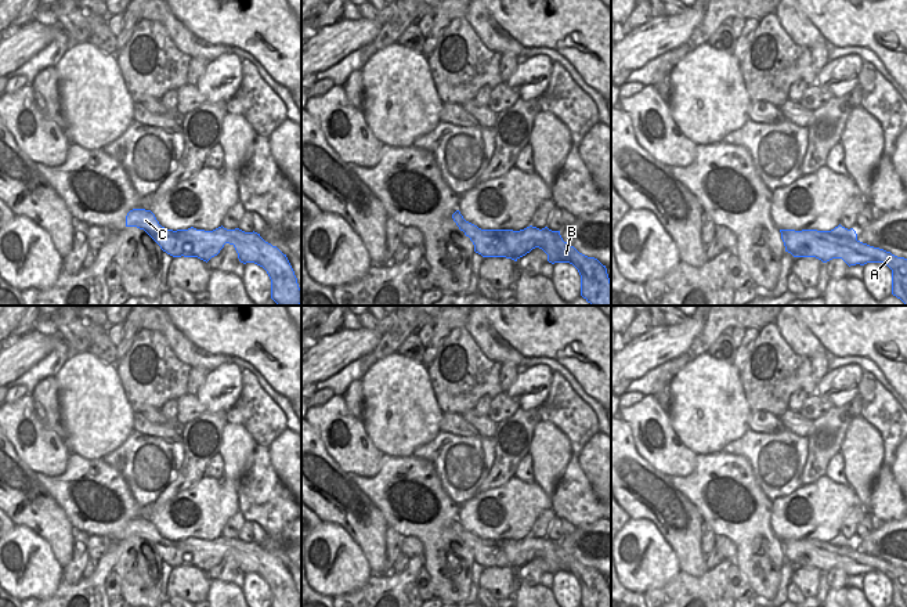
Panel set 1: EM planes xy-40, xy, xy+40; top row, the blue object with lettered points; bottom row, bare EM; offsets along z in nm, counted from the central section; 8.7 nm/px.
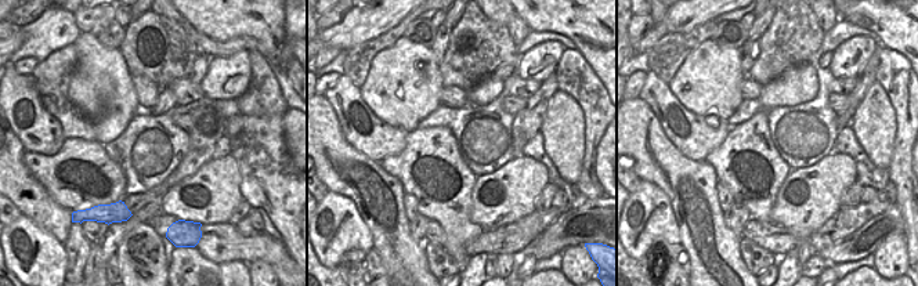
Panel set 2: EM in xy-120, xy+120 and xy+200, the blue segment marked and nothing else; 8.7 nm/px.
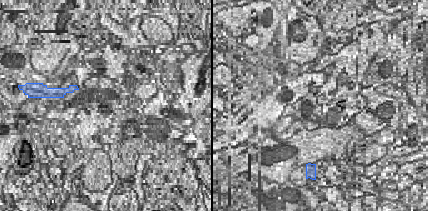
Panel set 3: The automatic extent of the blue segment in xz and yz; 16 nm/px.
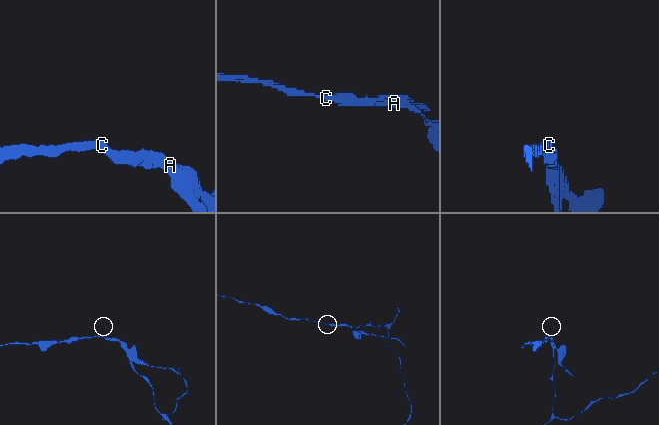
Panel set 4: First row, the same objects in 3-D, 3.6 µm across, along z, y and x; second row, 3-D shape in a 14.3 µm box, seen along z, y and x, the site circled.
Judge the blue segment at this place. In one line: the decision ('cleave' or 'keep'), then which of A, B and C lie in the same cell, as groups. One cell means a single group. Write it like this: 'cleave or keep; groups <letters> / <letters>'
cleave; groups A C / B

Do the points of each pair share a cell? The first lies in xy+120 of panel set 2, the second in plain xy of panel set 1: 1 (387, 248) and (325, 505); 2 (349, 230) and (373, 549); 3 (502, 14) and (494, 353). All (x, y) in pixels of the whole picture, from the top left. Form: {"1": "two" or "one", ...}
{"1": "one", "2": "two", "3": "one"}

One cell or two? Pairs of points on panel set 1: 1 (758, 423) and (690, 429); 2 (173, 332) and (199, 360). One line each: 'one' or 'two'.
1: two
2: one

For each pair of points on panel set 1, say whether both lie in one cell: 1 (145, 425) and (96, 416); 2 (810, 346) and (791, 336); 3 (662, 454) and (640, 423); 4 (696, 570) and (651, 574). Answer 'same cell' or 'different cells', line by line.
1: different cells
2: same cell
3: same cell
4: different cells

